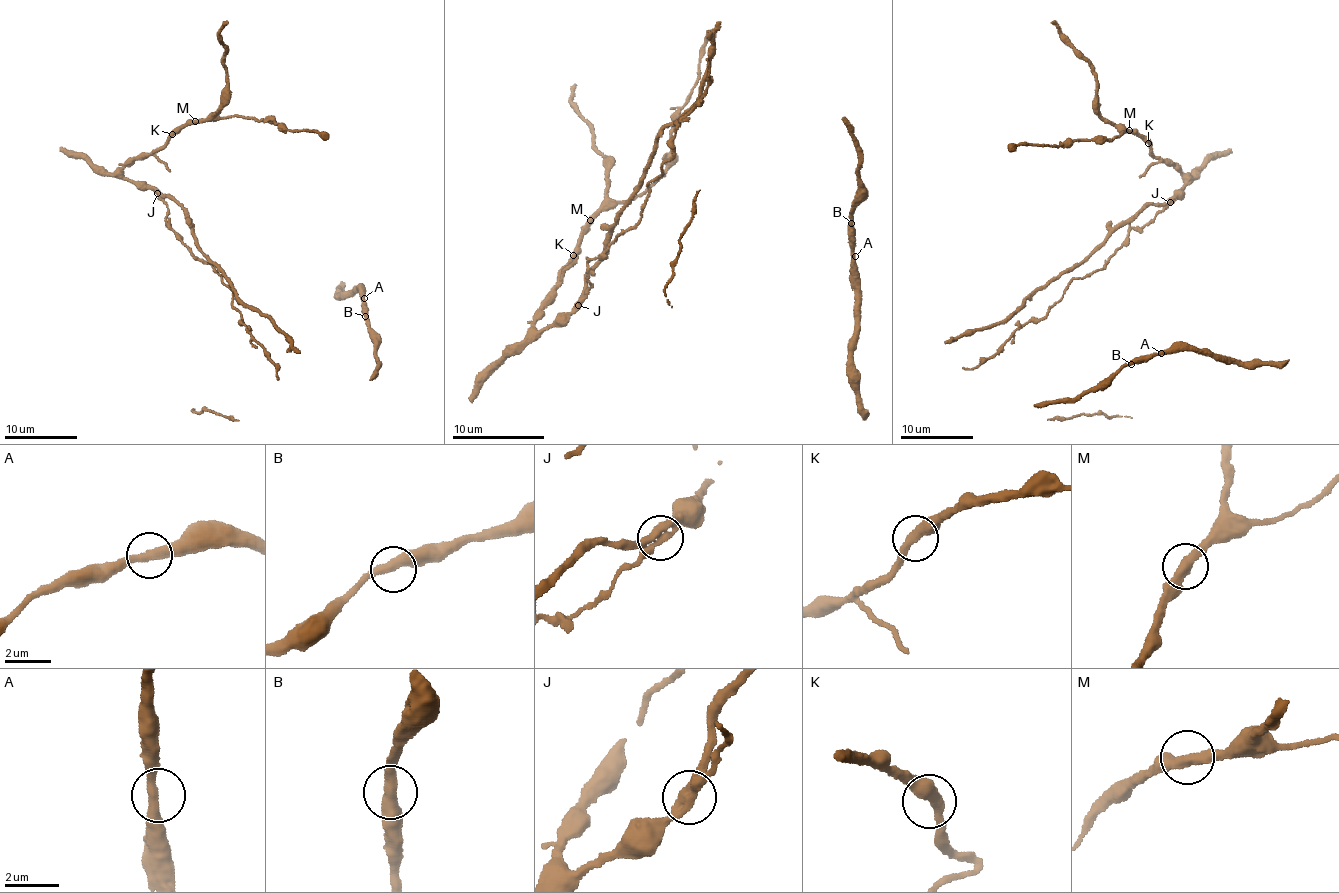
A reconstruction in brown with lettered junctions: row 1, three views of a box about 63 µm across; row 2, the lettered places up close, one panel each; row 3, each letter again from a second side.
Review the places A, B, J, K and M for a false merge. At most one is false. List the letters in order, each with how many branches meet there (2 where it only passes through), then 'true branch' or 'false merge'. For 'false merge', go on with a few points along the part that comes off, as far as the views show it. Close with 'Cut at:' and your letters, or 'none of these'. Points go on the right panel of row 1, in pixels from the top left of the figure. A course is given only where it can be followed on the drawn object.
A: 2 | true branch
B: 2 | true branch
J: 2 | false merge | (1170, 203), (1130, 230), (1099, 270), (1075, 278), (1042, 318), (1017, 327), (991, 357), (971, 369), (962, 367)
K: 2 | true branch
M: 2 | true branch
Cut at: J

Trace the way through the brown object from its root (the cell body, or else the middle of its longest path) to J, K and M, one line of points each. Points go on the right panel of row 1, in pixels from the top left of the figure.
J: (1068, 286), (1075, 278), (1104, 268), (1132, 229), (1143, 228), (1170, 203)
K: (1068, 286), (1075, 278), (1104, 268), (1132, 229), (1143, 228), (1182, 189), (1185, 177), (1150, 151), (1148, 143)
M: (1068, 286), (1104, 268), (1130, 230), (1162, 211), (1185, 181), (1129, 130)

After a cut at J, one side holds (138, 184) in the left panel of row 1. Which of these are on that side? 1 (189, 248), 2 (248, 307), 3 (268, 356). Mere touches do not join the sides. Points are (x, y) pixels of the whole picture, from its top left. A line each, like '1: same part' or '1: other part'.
1: other part
2: same part
3: other part

